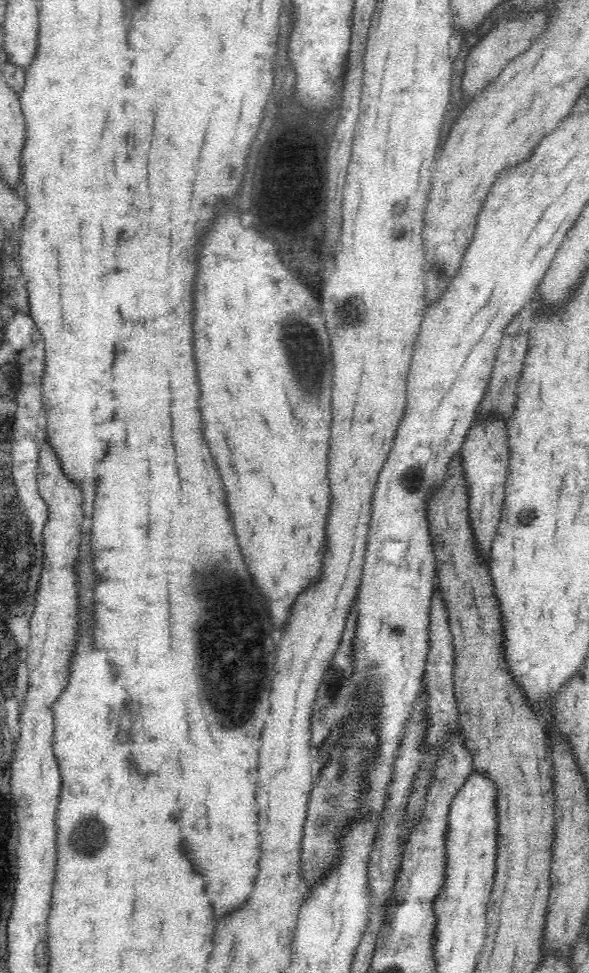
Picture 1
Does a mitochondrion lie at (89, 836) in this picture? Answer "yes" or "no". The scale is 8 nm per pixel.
yes

